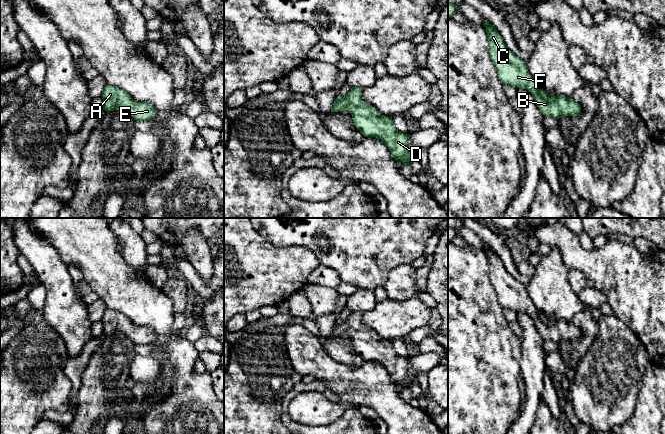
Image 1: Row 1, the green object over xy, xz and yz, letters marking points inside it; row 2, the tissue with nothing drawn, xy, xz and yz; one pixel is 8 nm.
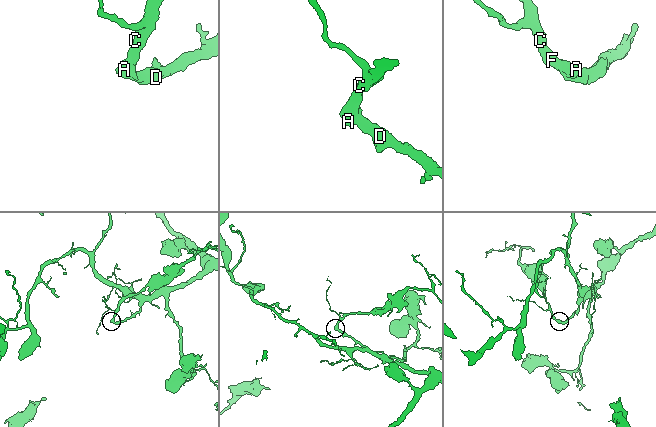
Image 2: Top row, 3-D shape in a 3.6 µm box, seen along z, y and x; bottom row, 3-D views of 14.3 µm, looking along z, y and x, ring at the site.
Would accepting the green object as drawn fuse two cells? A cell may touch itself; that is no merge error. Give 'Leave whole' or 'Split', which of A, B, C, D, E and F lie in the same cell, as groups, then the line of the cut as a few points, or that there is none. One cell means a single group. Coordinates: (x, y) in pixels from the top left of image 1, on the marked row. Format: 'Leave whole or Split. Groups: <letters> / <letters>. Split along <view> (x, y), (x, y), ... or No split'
Leave whole. Groups: A B C D E F. No split

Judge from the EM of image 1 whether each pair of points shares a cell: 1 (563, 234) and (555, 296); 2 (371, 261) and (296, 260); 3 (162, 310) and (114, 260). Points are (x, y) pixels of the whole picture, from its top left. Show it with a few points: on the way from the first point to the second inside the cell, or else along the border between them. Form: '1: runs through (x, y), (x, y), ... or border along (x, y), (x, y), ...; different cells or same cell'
1: border along (551, 245), (559, 249), (561, 258), (569, 269); different cells
2: border along (300, 246), (309, 248), (321, 264); different cells
3: runs through (148, 302), (120, 274); same cell

